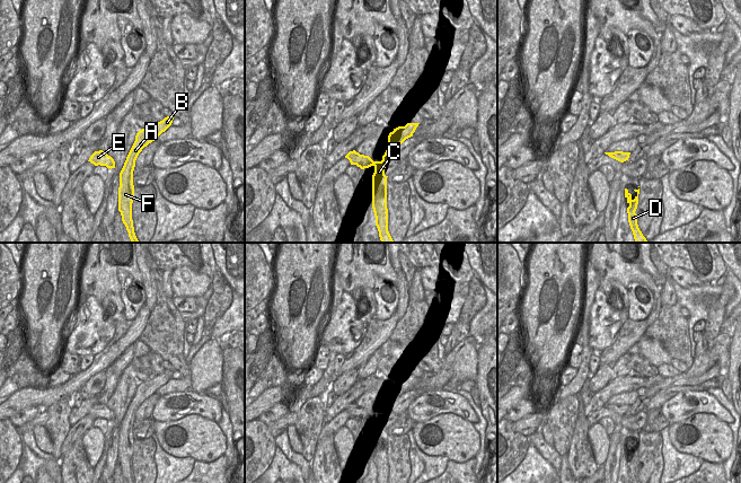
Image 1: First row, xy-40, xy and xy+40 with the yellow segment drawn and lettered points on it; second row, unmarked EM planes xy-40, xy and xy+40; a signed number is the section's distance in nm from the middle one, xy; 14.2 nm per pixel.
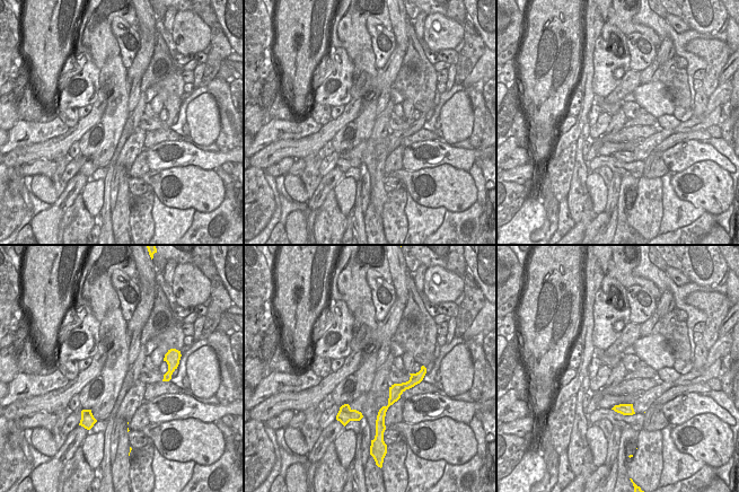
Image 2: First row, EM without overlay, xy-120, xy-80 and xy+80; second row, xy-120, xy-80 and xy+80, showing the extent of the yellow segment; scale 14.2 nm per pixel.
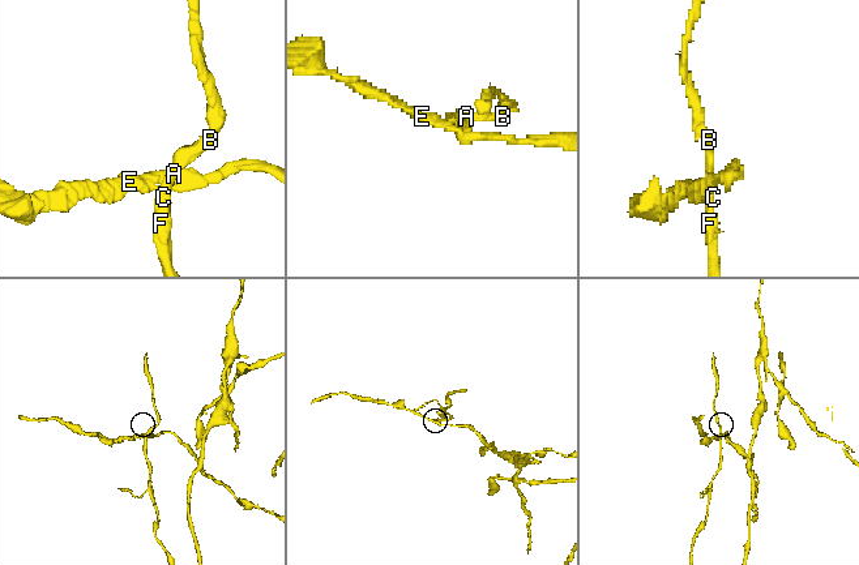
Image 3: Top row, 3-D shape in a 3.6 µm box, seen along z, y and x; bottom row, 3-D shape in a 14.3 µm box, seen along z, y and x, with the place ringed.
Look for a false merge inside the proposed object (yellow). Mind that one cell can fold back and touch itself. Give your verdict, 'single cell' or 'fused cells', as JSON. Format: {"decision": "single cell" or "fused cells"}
{"decision": "fused cells"}

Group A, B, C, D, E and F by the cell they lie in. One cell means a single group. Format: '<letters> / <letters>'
A B C D F / E

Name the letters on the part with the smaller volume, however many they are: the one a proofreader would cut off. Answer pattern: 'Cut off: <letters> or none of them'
Cut off: A, B, C, D, F

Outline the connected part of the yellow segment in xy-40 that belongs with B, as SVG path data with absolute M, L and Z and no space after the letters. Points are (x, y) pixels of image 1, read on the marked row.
M167 116L153 126L140 130L135 135L135 141L120 173L118 211L132 243L140 243L135 236L132 220L132 203L134 197L133 170L135 160L144 147L155 141L157 137L171 125L173 120L174 117Z

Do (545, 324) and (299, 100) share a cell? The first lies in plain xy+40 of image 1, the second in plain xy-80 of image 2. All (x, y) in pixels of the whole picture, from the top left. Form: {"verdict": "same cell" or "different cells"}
{"verdict": "same cell"}

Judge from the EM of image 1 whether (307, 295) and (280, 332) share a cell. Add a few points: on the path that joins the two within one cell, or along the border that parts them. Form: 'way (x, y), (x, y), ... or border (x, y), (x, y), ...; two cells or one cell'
way (299, 304), (297, 315), (289, 323); one cell

